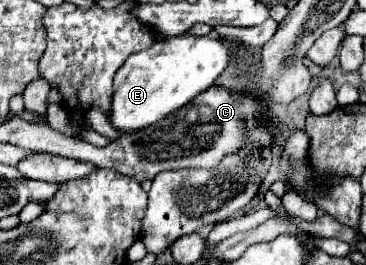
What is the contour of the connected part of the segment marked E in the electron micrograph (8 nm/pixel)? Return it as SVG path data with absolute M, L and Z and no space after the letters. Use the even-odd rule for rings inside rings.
M209 34L161 38L149 48L131 54L117 70L107 120L119 134L143 130L167 118L169 114L191 102L197 94L213 86L213 82L229 66L229 62L229 44L219 36Z

